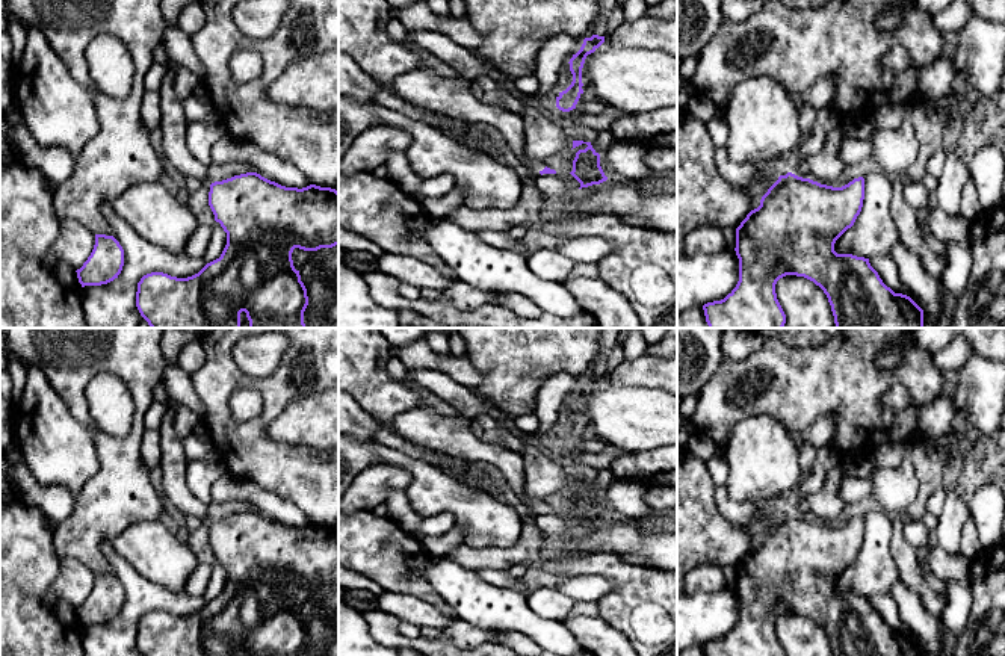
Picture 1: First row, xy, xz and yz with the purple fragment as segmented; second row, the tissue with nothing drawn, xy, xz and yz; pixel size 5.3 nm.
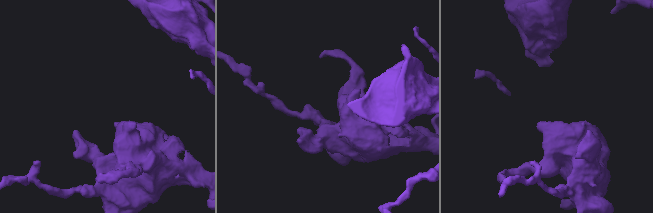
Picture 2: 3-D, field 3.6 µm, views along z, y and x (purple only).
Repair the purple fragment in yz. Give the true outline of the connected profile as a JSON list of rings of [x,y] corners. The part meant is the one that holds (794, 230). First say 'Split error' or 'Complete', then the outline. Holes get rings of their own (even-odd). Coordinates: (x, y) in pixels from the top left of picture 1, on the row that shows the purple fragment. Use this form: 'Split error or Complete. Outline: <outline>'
Complete. Outline: [[[792,172],[780,175],[762,196],[760,206],[751,210],[736,228],[734,251],[739,258],[739,281],[724,299],[703,305],[709,328],[783,328],[786,314],[777,299],[775,284],[786,275],[804,277],[824,290],[836,328],[923,328],[923,310],[910,296],[895,293],[887,287],[869,258],[834,251],[836,240],[854,225],[860,215],[863,200],[863,177],[842,187],[833,187]]]

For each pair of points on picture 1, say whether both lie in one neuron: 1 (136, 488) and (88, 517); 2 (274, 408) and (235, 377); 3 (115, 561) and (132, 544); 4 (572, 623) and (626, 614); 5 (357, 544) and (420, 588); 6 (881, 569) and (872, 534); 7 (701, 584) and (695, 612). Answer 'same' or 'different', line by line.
1: same
2: same
3: different
4: different
5: same
6: same
7: different

